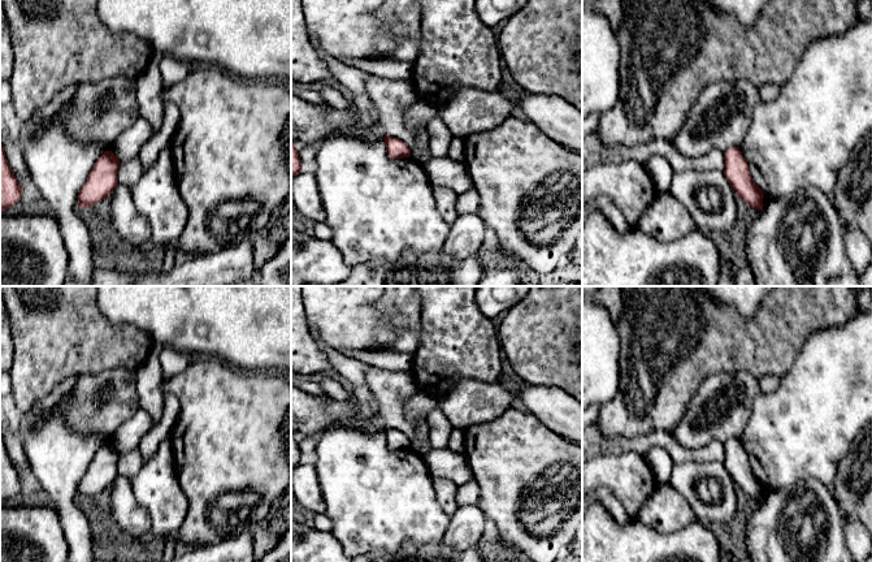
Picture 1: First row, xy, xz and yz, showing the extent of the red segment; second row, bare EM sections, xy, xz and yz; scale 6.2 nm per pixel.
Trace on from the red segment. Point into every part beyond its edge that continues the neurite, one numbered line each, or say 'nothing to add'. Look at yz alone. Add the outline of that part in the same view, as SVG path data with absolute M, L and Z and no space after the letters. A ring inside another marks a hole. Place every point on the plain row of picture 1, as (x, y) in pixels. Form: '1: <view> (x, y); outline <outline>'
nothing to add

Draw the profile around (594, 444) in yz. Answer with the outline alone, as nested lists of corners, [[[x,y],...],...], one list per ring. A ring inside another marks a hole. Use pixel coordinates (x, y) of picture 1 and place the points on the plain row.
[[[589,425],[582,429],[582,464],[591,458],[621,451],[634,451],[641,457],[654,448],[664,448],[672,458],[673,464],[681,463],[707,463],[725,461],[725,448],[723,442],[715,441],[704,448],[684,448],[671,433],[655,432],[634,438],[622,438],[615,436],[606,437],[599,427]]]

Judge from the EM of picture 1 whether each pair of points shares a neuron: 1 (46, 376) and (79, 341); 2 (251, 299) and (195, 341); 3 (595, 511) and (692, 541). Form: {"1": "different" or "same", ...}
{"1": "same", "2": "same", "3": "same"}

